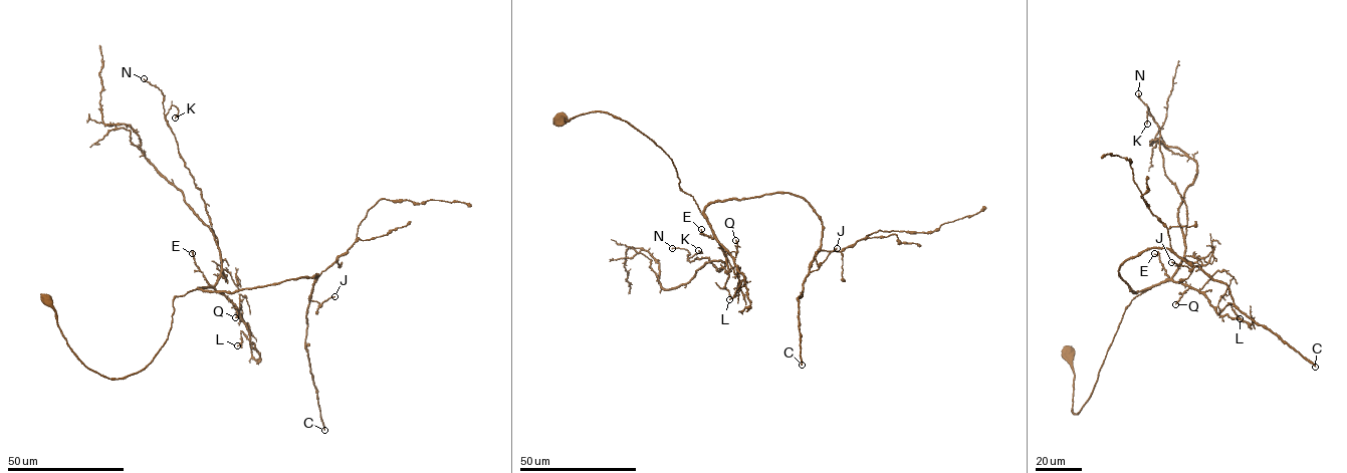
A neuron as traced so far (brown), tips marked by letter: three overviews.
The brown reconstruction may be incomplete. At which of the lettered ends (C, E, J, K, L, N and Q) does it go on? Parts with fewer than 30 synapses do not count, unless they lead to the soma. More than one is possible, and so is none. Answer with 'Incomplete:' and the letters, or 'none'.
Incomplete: C, J

